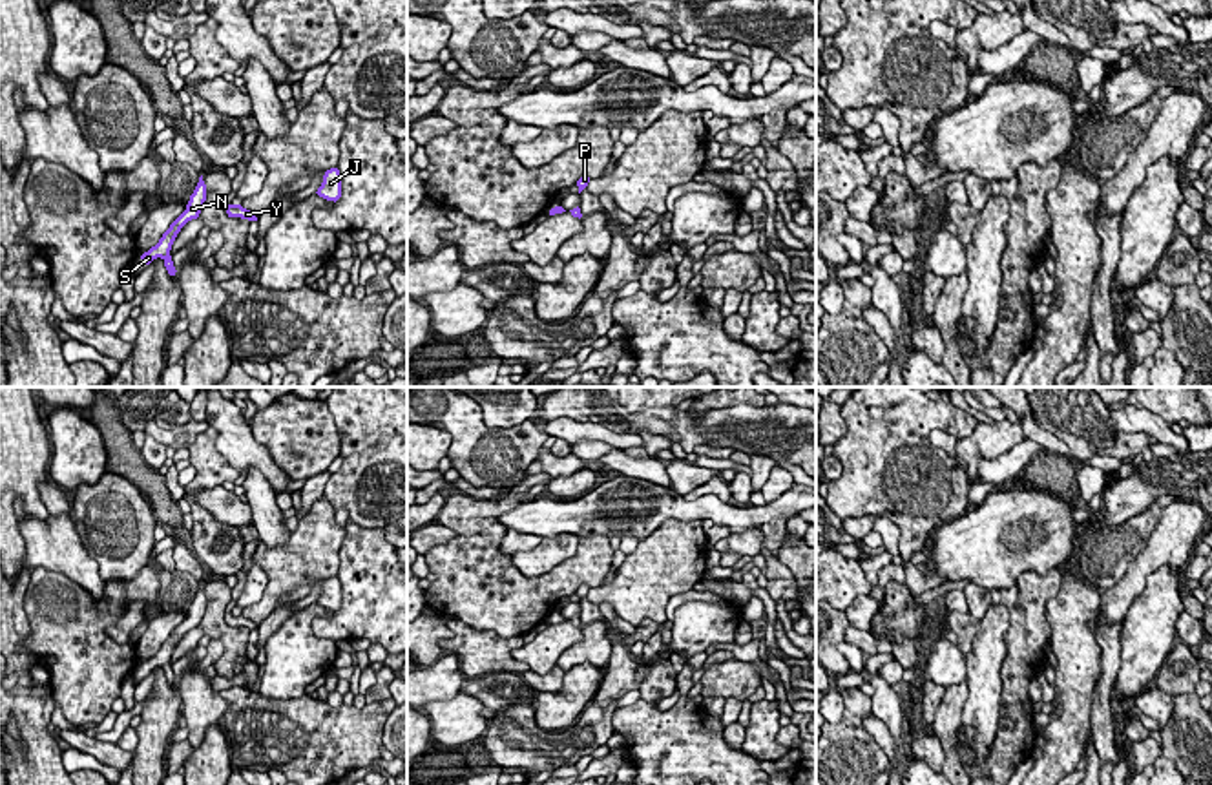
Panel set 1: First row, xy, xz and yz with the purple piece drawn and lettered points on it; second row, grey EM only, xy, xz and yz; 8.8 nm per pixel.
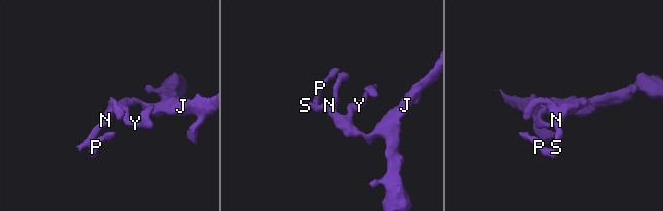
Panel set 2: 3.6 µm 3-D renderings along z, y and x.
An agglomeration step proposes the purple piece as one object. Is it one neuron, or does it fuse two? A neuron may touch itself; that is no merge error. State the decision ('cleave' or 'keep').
keep

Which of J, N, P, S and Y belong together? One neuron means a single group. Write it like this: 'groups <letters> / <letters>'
groups J N P S Y

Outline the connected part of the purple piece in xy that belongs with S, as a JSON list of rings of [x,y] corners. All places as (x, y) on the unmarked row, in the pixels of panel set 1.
[[[201,584],[193,602],[190,604],[186,619],[170,633],[170,637],[162,643],[159,652],[141,665],[141,668],[146,674],[150,674],[153,668],[161,666],[164,670],[168,683],[175,685],[177,679],[175,679],[172,665],[170,665],[172,654],[173,654],[177,643],[181,641],[181,637],[188,630],[199,626],[199,623],[204,615],[204,610],[206,610],[206,593]]]

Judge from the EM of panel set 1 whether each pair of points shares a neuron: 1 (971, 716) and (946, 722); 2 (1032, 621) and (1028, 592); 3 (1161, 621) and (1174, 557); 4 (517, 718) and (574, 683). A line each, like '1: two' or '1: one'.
1: two
2: one
3: two
4: two

